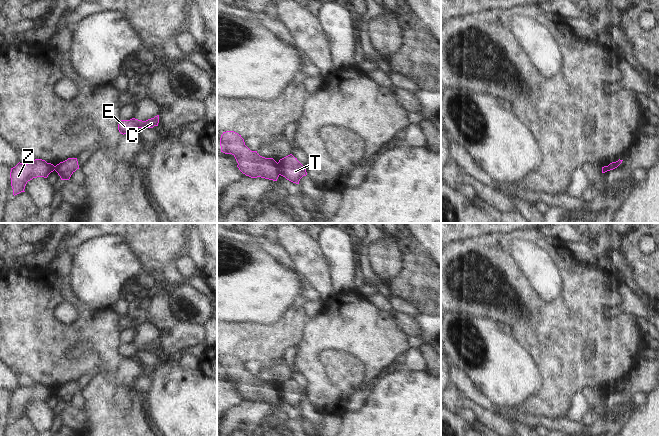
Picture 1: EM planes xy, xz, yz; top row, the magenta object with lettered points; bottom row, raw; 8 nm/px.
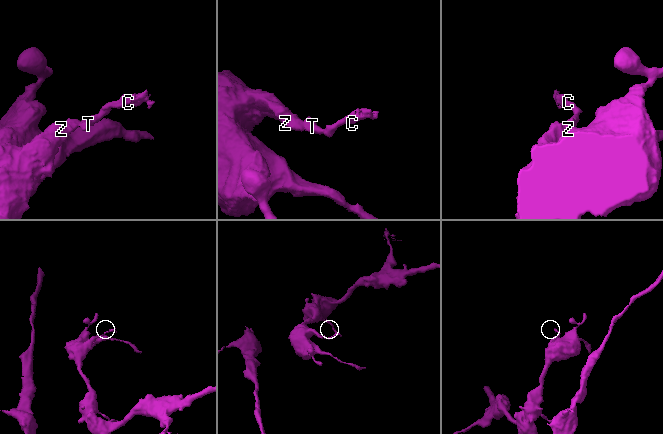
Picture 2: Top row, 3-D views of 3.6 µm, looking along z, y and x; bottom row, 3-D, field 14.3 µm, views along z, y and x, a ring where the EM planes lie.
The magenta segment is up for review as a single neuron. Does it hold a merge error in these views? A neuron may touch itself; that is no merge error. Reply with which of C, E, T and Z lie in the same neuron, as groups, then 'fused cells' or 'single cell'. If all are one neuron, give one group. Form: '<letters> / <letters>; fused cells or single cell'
C E T / Z; fused cells

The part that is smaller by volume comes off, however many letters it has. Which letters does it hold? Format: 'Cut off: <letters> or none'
Cut off: C, E, T.

